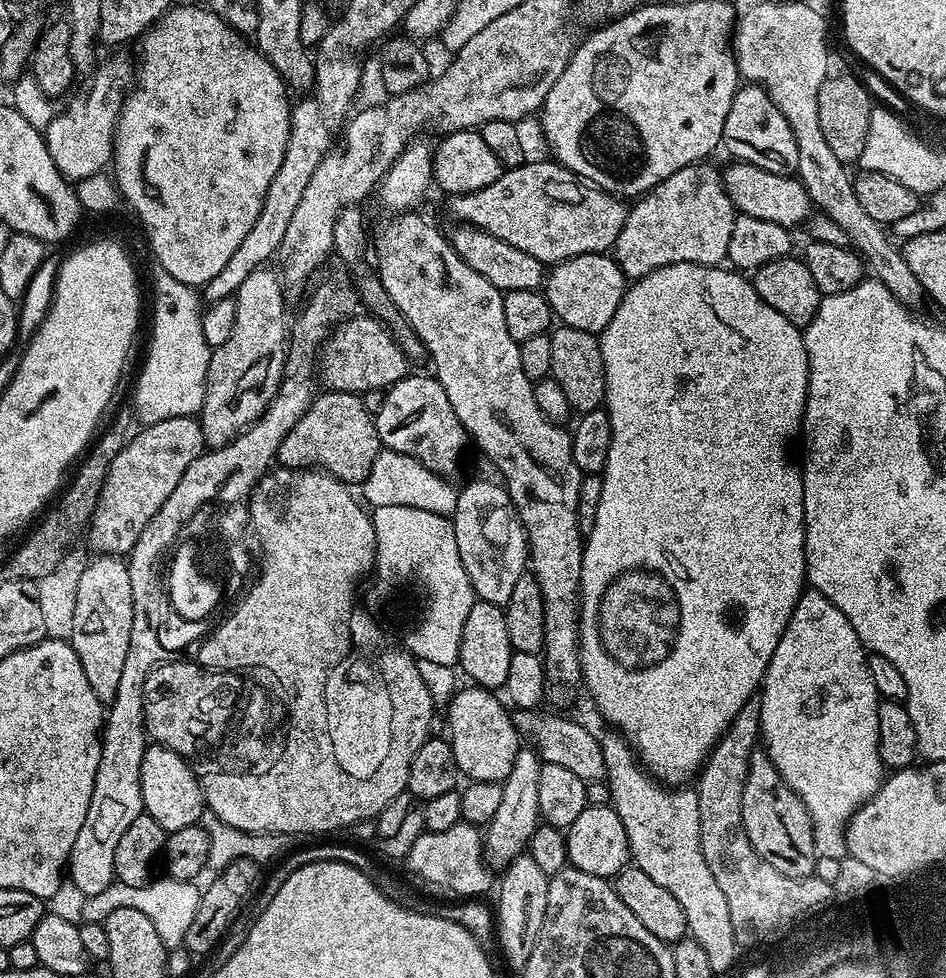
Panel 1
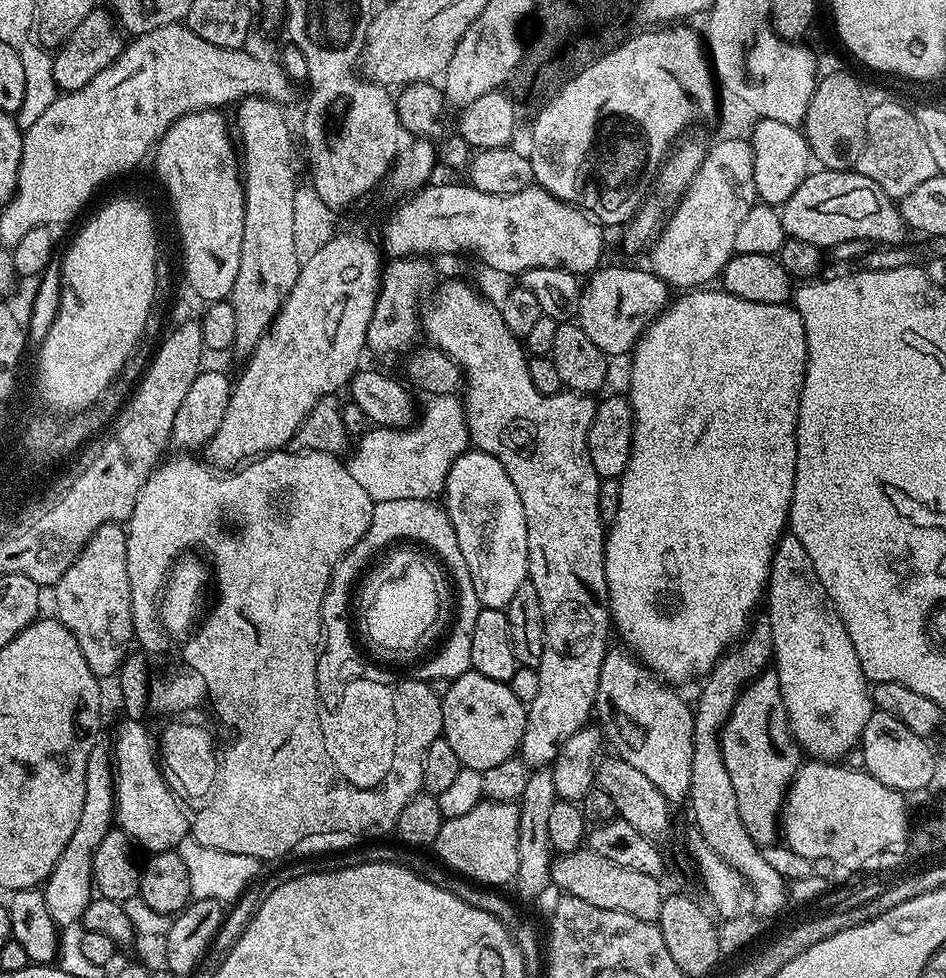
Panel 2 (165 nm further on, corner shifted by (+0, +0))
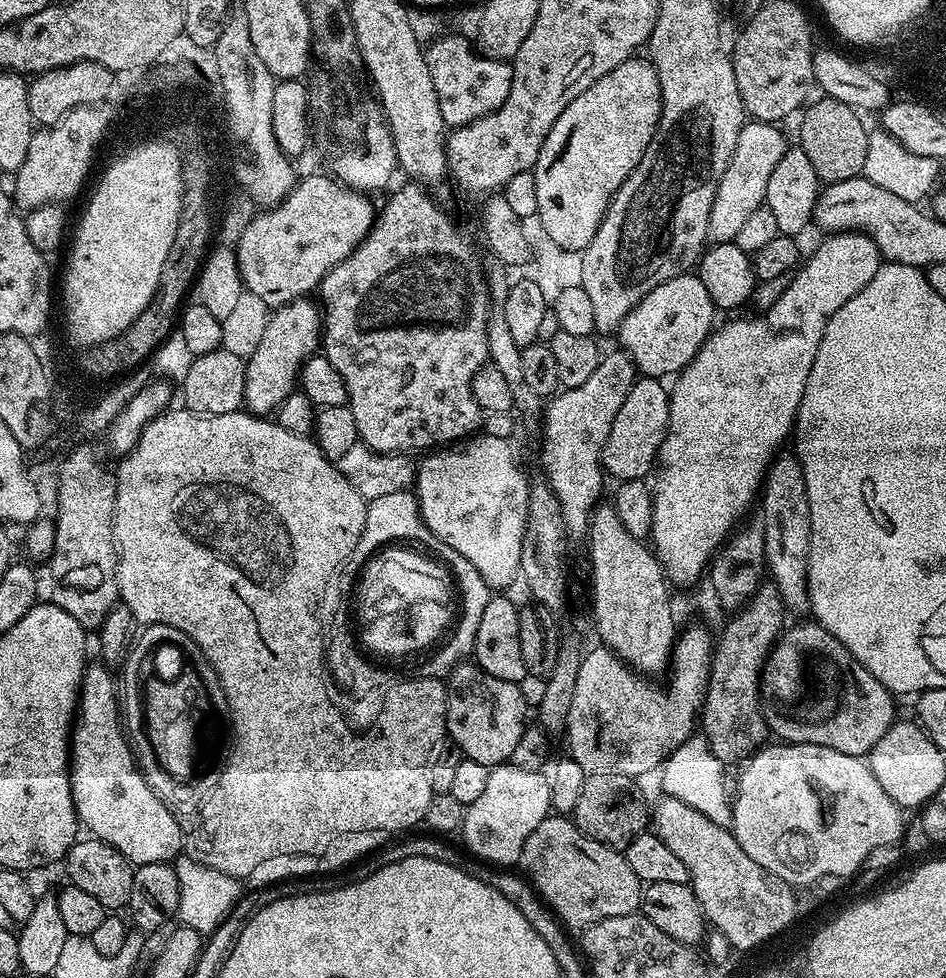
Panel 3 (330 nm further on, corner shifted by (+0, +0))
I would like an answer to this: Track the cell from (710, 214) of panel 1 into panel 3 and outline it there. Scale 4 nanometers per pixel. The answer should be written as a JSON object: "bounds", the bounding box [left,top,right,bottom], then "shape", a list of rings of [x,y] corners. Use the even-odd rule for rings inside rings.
{"bounds":[708,119,790,244],"shape":[[[749,119],[738,134],[732,160],[722,174],[722,182],[714,194],[714,206],[710,210],[708,239],[712,244],[726,244],[735,241],[738,230],[746,223],[746,218],[764,204],[766,182],[774,166],[778,166],[782,154],[790,146],[790,140],[784,137],[783,127],[767,120]]]}

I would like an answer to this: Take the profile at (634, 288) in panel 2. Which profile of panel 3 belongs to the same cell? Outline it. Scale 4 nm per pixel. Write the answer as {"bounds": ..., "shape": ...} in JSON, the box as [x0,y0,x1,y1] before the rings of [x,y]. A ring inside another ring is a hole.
{"bounds":[618,275,718,378],"shape":[[[699,275],[675,276],[650,290],[618,329],[619,347],[627,352],[636,366],[637,373],[657,378],[678,374],[698,354],[717,323],[718,309]]]}

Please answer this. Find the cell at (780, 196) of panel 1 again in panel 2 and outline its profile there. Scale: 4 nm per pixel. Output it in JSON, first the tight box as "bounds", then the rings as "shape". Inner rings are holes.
{"bounds":[779,170,906,250],"shape":[[[812,170],[790,194],[785,204],[779,205],[785,237],[810,242],[822,250],[831,250],[836,243],[852,238],[868,239],[880,246],[900,246],[905,243],[906,225],[897,201],[887,196],[878,186],[855,170],[830,172]]]}

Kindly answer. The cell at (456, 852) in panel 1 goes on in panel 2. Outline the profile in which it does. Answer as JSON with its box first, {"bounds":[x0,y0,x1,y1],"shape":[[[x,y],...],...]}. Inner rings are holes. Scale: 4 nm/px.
{"bounds":[434,800,519,886],"shape":[[[497,800],[480,801],[474,810],[462,814],[459,818],[444,820],[434,843],[434,856],[445,869],[456,872],[459,876],[485,886],[511,885],[517,874],[518,858],[518,824],[519,810],[516,804],[498,802]]]}

